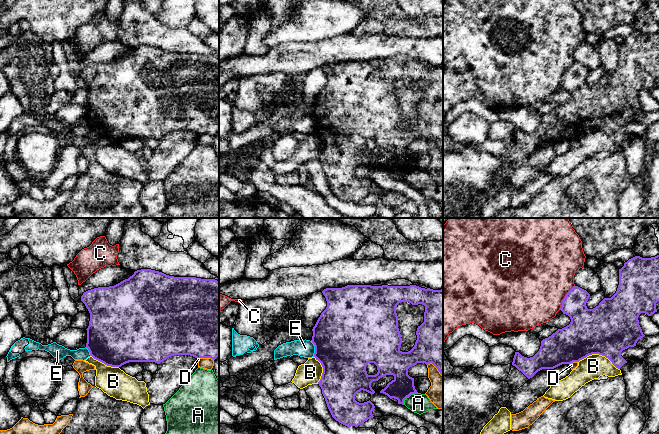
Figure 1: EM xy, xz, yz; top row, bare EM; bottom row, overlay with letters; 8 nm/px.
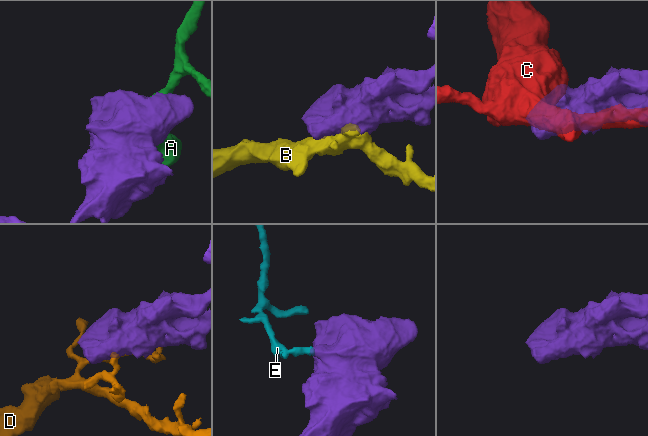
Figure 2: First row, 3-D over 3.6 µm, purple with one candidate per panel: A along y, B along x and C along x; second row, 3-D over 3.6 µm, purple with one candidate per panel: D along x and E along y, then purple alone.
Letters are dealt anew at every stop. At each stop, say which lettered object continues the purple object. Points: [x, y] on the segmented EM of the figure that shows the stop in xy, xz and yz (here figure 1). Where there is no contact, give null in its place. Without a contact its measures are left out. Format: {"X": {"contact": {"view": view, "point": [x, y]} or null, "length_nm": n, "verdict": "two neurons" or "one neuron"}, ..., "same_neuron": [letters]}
{"A": {"contact": {"view": "xz", "point": [408, 396]}, "length_nm": 160, "verdict": "two neurons"}, "B": {"contact": {"view": "yz", "point": [599, 354]}, "length_nm": 340, "verdict": "two neurons"}, "C": {"contact": {"view": "yz", "point": [565, 297]}, "length_nm": 240, "verdict": "two neurons"}, "D": {"contact": {"view": "xz", "point": [435, 366]}, "length_nm": 150, "verdict": "two neurons"}, "E": {"contact": {"view": "xz", "point": [315, 348]}, "length_nm": 140, "verdict": "two neurons"}, "same_neuron": []}

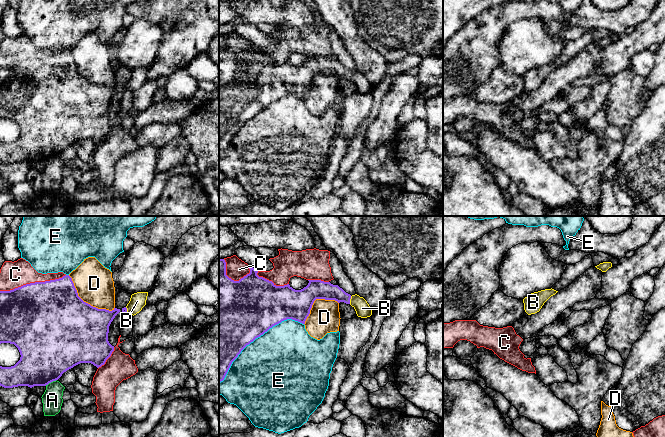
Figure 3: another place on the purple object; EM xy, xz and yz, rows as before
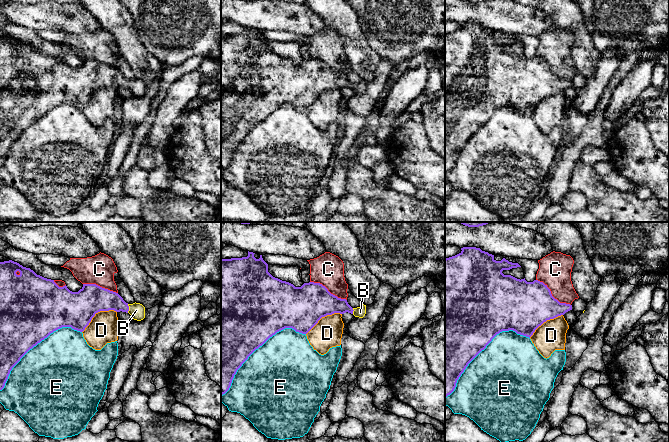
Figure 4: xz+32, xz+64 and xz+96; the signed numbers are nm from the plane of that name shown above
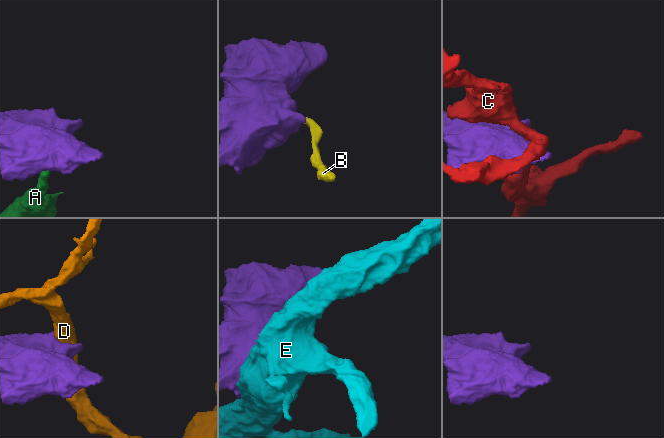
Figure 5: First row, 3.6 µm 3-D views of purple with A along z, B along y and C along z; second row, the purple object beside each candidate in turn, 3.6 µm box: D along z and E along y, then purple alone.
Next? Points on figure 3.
{"A": {"contact": {"view": "xy", "point": [50, 382]}, "length_nm": 110, "verdict": "two neurons"}, "B": {"contact": {"view": "xz", "point": [349, 300]}, "length_nm": 70, "verdict": "one neuron"}, "C": {"contact": {"view": "xy", "point": [32, 283]}, "length_nm": 550, "verdict": "two neurons"}, "D": {"contact": {"view": "xy", "point": [85, 302]}, "length_nm": 460, "verdict": "two neurons"}, "E": {"contact": {"view": "xz", "point": [256, 337]}, "length_nm": 850, "verdict": "two neurons"}, "same_neuron": ["B"]}

